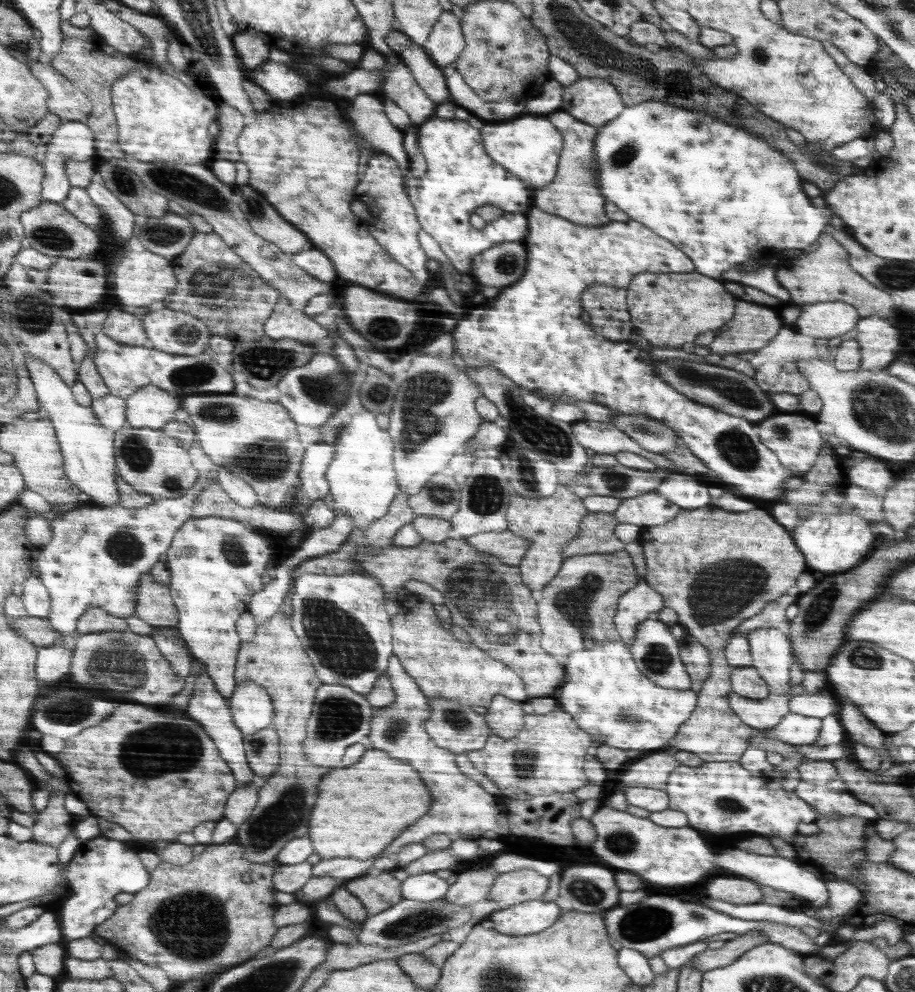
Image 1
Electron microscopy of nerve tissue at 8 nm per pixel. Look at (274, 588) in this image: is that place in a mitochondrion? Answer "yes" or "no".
no

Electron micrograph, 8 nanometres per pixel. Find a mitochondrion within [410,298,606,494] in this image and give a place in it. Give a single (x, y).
(555, 442)

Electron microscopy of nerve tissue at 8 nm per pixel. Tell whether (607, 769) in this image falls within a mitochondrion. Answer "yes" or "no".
no

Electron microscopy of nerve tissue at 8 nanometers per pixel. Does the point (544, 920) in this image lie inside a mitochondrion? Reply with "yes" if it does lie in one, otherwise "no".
no

